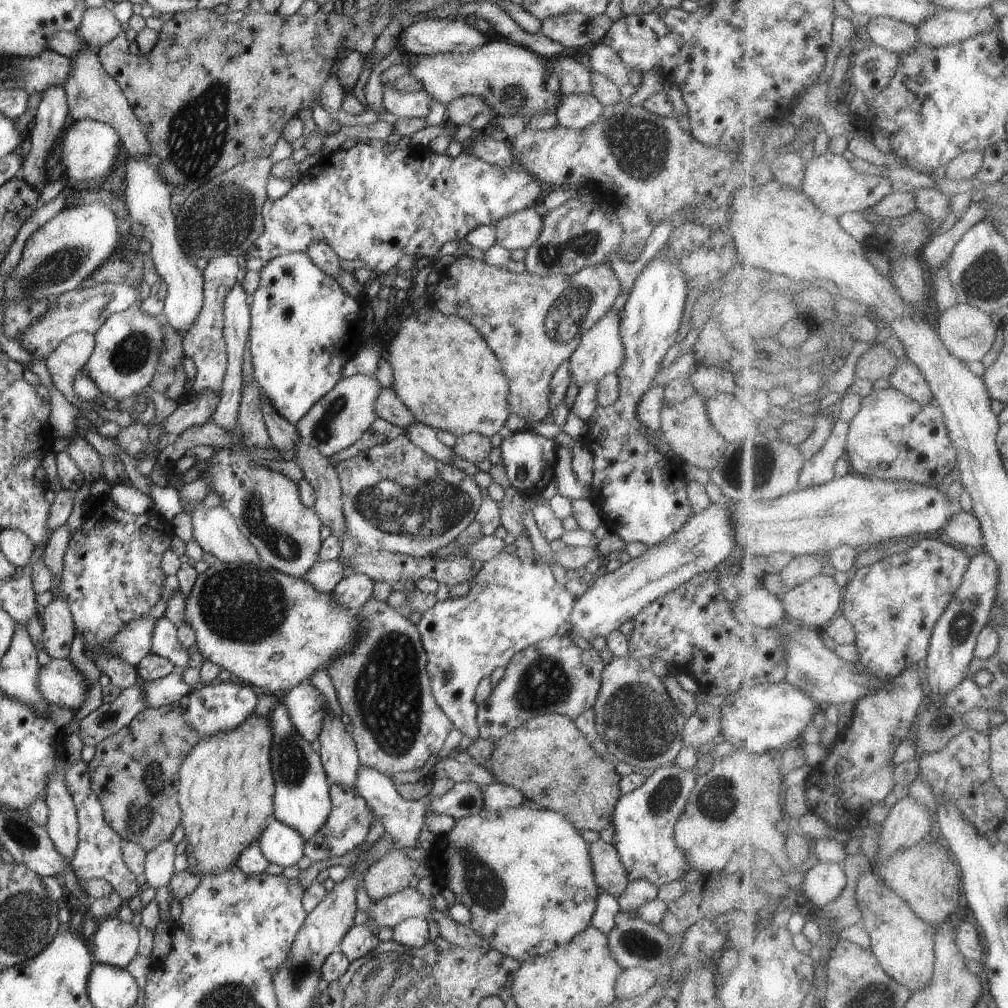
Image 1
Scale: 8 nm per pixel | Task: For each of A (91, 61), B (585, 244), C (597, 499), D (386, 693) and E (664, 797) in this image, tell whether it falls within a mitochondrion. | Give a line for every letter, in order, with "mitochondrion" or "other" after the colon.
A: other
B: mitochondrion
C: other
D: mitochondrion
E: mitochondrion

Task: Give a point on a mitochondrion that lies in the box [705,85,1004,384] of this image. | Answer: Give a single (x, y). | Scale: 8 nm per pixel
(969, 333)

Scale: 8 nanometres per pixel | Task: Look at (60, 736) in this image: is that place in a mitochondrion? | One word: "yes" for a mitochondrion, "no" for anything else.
no

